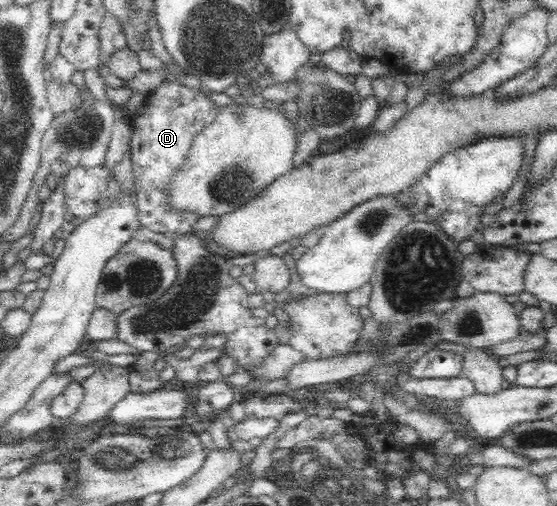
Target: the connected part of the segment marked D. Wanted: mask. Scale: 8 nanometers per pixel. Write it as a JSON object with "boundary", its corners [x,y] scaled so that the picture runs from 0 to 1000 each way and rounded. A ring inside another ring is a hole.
{"boundary":[[[294,162],[266,190],[255,225],[237,231],[233,249],[235,334],[239,336],[244,375],[248,379],[250,437],[253,447],[314,468],[345,460],[343,445],[355,435],[355,425],[323,423],[298,417],[287,407],[291,374],[302,366],[303,352],[316,332],[330,320],[346,273],[388,237],[391,213],[354,174],[338,174],[318,162]]]}

